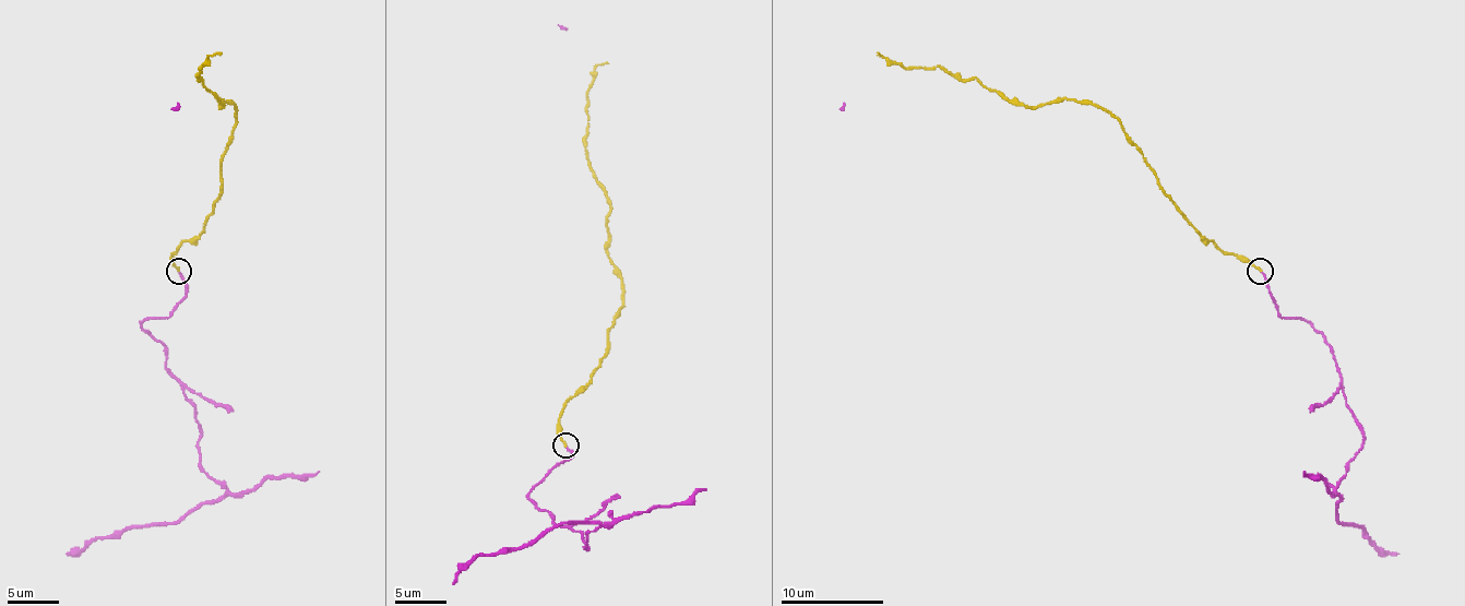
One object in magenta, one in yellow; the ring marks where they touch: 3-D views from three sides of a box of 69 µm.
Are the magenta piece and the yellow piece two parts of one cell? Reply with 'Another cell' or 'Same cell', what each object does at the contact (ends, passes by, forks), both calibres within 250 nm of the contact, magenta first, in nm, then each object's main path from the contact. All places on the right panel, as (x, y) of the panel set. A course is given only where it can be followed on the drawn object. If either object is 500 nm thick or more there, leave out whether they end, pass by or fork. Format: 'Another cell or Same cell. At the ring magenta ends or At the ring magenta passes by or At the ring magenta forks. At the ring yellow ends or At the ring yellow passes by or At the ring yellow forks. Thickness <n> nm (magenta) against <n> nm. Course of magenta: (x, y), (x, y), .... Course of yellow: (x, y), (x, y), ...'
Same cell. At the ring magenta ends. At the ring yellow ends. Thickness 140 nm (magenta) against 160 nm. Course of magenta: (1262, 270), (1282, 317), (1300, 317), (1331, 347), (1361, 432), (1336, 494), (1338, 522), (1397, 553). Course of yellow: (1259, 270), (1194, 229), (1115, 116), (1063, 100), (1012, 103), (976, 80), (938, 67), (902, 67), (879, 51)

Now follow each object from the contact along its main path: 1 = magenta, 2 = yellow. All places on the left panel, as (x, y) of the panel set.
1: (178, 270), (183, 301), (142, 327), (165, 347), (165, 370), (201, 432), (199, 465), (224, 494), (64, 553)
2: (178, 270), (176, 249), (204, 229), (231, 139), (235, 106), (219, 106), (199, 80), (209, 57), (222, 51)

